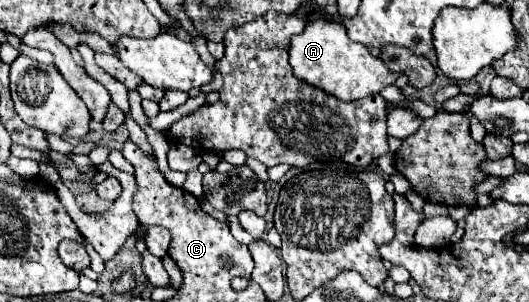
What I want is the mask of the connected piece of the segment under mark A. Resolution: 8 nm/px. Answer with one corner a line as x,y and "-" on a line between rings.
313,20
301,34
295,34
291,38
289,64
297,78
343,102
353,102
375,94
397,80
397,74
387,70
385,64
379,62
379,58
371,56
363,44
349,40
347,30
341,22
331,20

